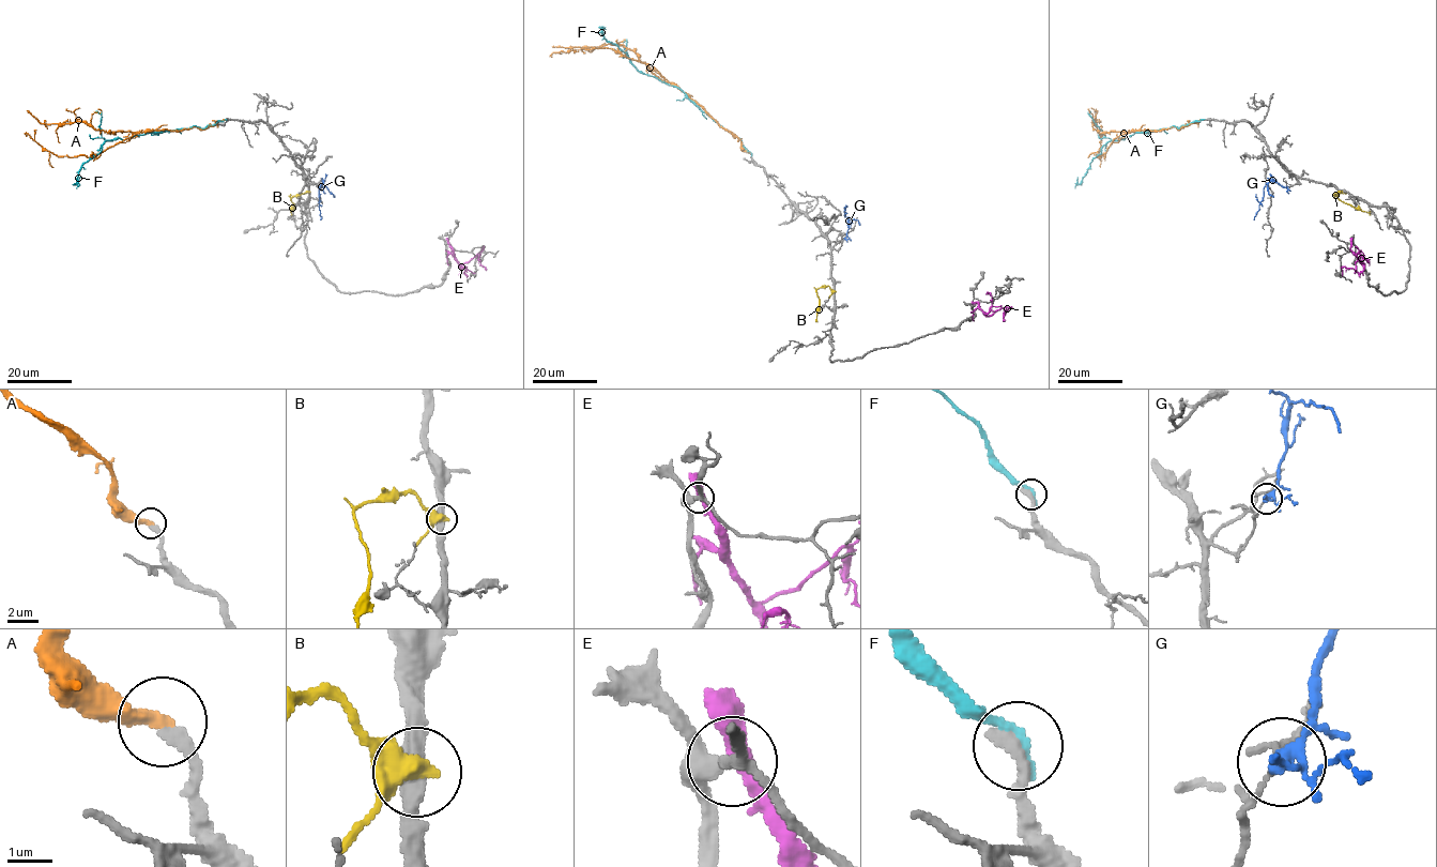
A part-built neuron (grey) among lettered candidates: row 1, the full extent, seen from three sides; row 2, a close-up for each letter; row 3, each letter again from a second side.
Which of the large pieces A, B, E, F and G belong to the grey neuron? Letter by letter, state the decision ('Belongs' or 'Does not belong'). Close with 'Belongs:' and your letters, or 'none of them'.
A: Belongs
B: Does not belong
E: Does not belong
F: Does not belong
G: Does not belong
Belongs: A

